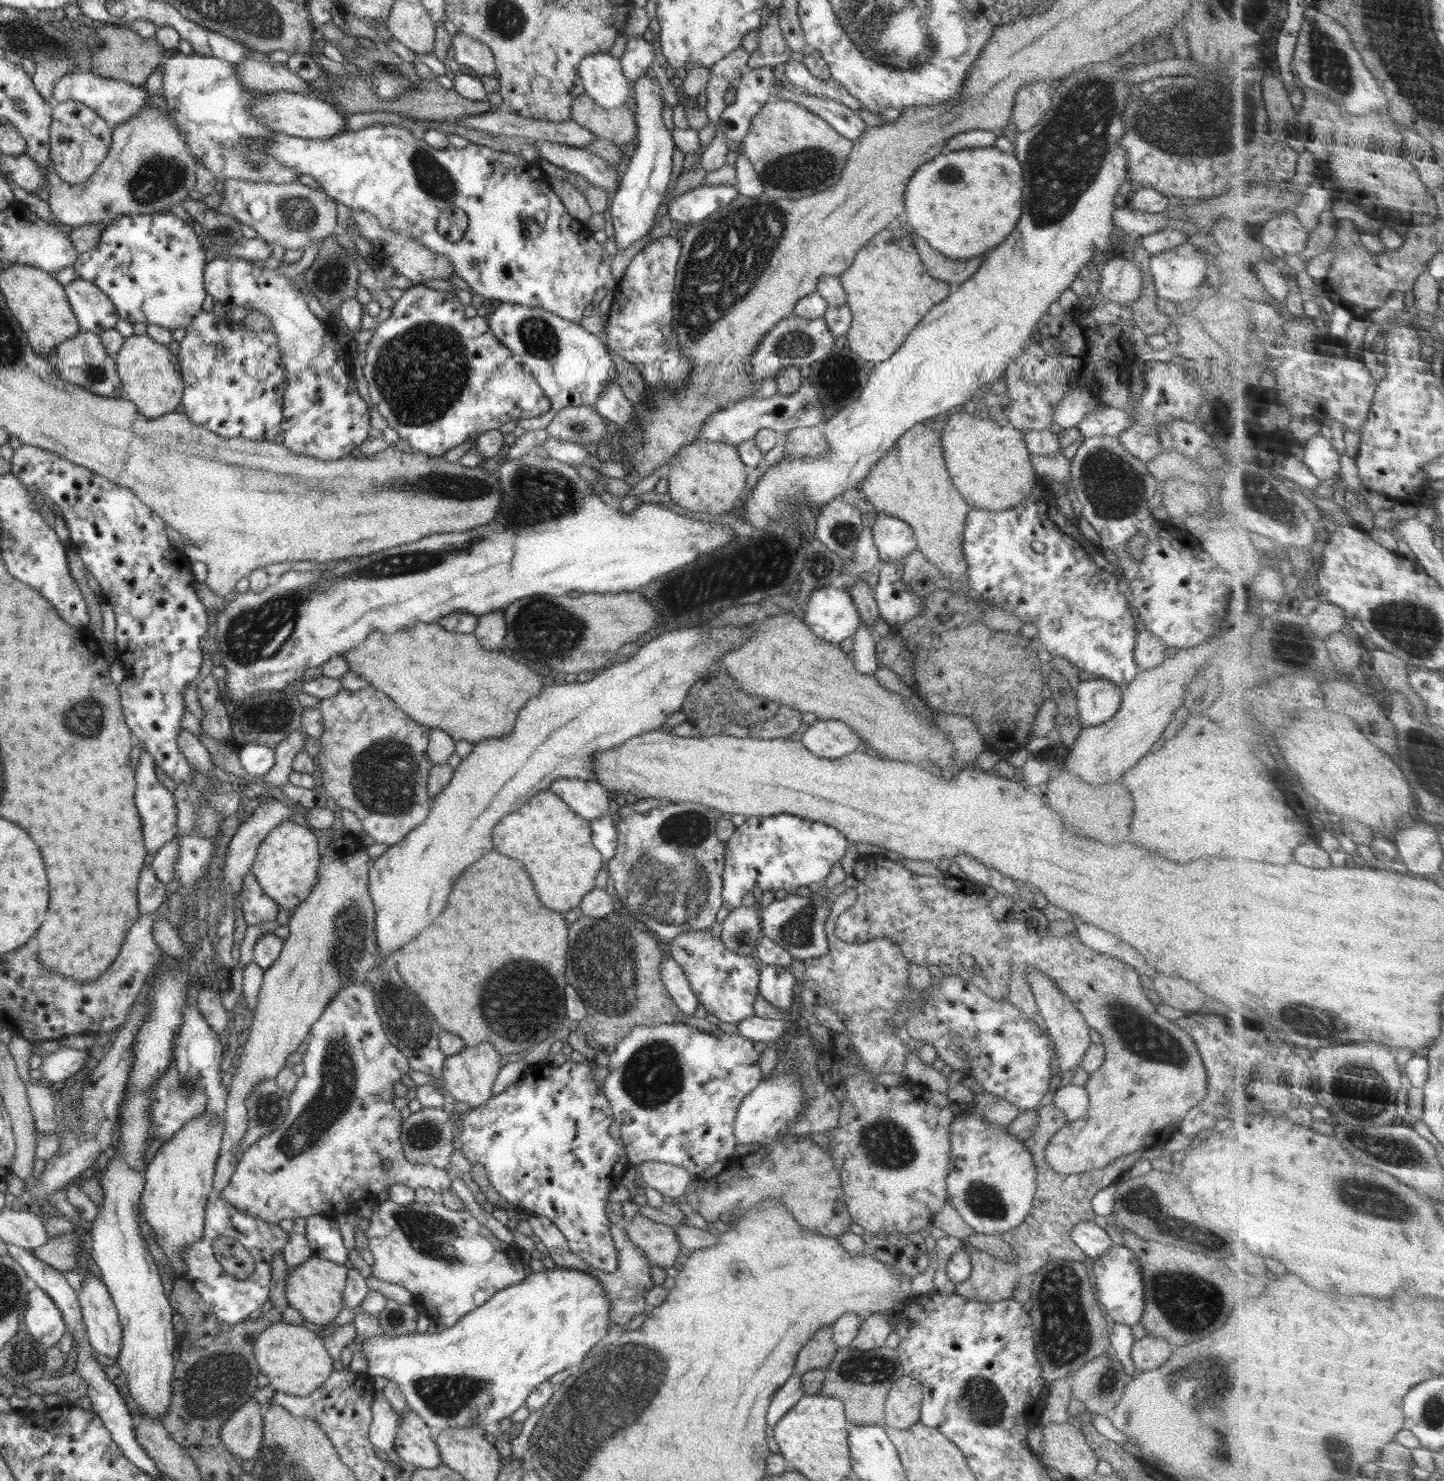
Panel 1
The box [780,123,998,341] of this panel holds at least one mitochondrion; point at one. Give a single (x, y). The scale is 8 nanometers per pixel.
(950, 175)

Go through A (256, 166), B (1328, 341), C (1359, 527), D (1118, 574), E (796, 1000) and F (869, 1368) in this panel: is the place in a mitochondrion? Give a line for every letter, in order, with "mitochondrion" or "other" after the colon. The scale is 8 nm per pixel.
A: mitochondrion
B: other
C: other
D: other
E: other
F: mitochondrion

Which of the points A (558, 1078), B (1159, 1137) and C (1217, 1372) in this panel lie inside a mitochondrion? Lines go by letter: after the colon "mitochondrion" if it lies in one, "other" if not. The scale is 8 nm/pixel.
A: other
B: other
C: mitochondrion

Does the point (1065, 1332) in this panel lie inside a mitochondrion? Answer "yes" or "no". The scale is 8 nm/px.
yes

